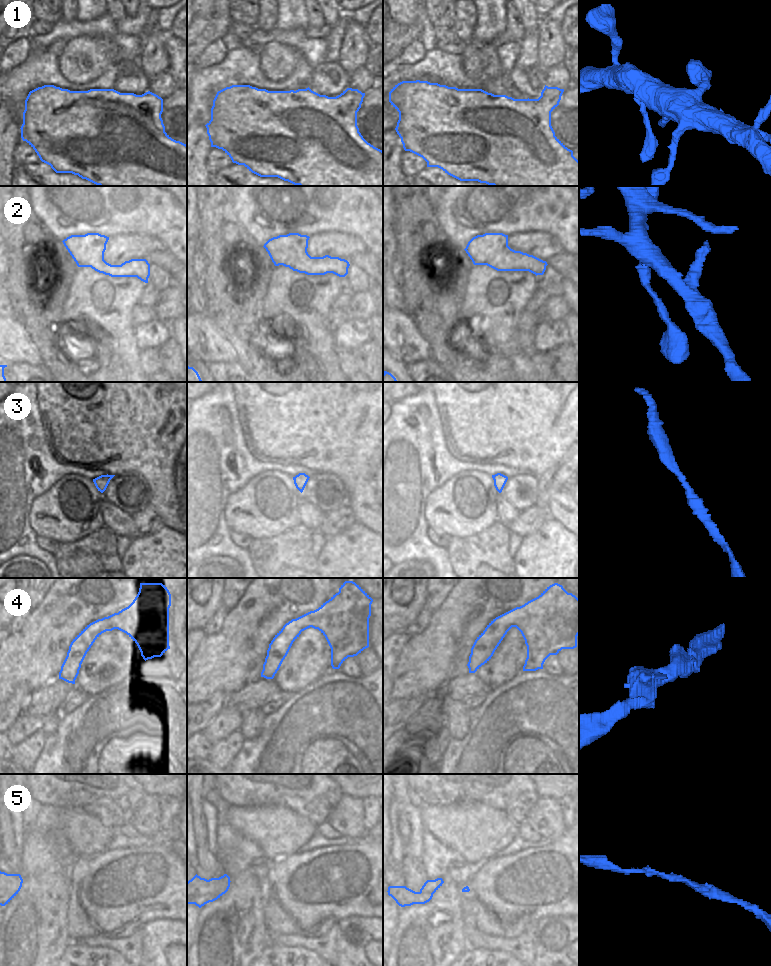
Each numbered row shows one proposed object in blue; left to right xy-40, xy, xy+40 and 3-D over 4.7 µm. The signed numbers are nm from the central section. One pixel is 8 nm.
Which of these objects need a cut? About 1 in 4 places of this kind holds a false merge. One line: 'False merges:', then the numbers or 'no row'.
False merges: no row

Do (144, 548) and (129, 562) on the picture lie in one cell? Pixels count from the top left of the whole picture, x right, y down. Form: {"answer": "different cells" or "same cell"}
{"answer": "same cell"}

